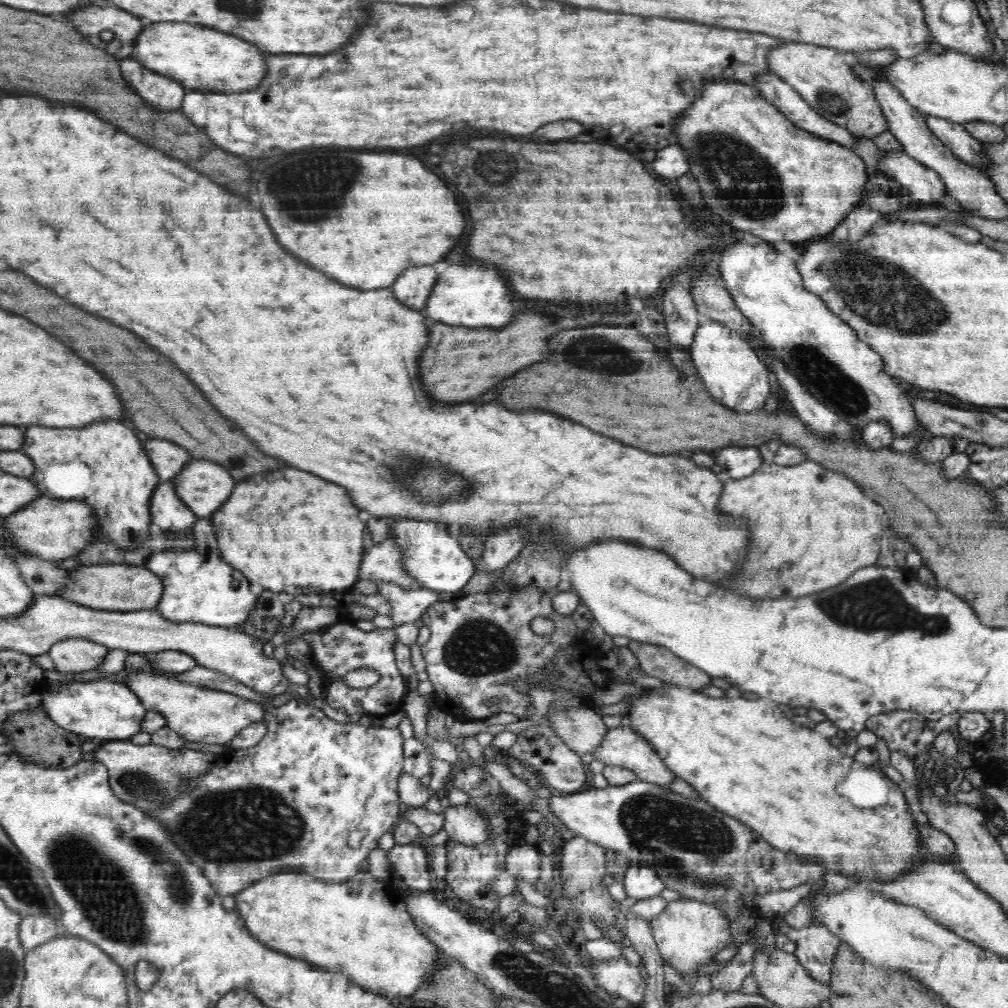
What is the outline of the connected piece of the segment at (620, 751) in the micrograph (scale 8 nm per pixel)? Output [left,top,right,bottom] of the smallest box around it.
[593,726,676,787]

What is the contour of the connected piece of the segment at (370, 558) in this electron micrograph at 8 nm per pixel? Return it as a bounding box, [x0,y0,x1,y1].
[358,538,423,589]

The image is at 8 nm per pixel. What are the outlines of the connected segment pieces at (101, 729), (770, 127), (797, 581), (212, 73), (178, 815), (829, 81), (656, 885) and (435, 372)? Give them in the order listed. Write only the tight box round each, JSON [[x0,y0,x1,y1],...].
[[41,680,148,741],[676,79,868,242],[718,460,888,598],[130,24,266,92],[147,699,404,896],[767,41,890,138],[622,863,665,901],[420,312,554,402]]

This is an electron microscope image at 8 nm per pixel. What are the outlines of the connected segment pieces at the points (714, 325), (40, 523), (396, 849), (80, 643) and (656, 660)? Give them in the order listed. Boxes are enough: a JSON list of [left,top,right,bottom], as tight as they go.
[[689,322,770,412],[7,494,98,560],[387,843,430,891],[48,639,108,673],[627,640,712,691]]

